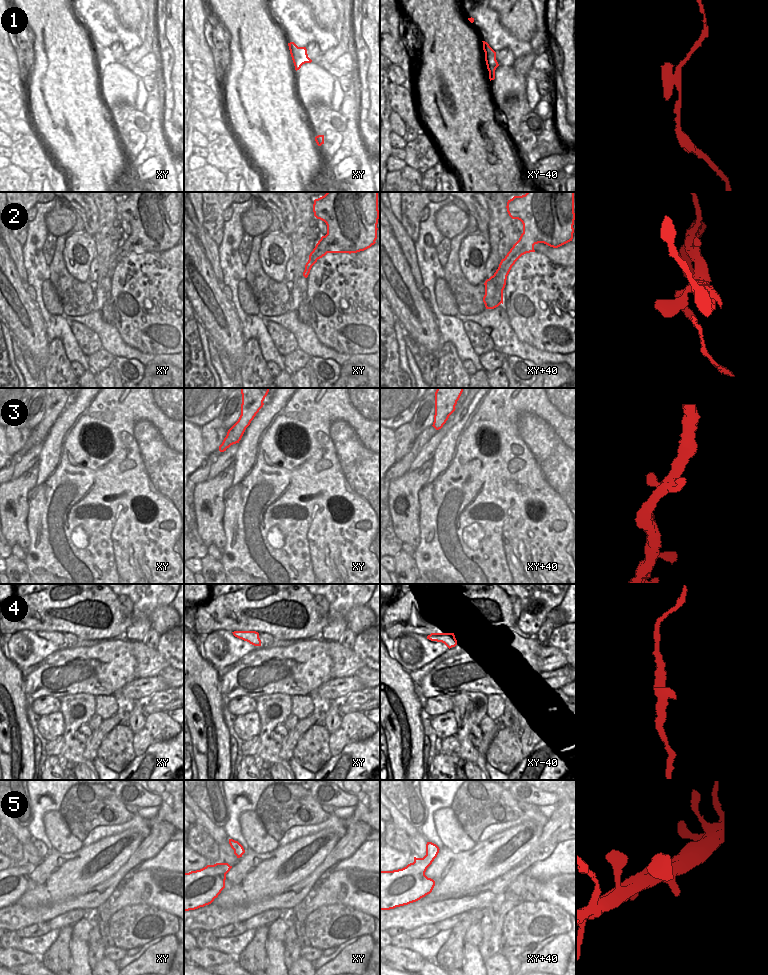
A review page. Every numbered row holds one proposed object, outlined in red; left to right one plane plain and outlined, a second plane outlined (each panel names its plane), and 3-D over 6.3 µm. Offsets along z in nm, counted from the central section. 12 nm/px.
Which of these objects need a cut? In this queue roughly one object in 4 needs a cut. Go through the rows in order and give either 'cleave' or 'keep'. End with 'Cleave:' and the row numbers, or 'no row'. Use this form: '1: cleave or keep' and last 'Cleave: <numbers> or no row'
1: keep
2: keep
3: keep
4: keep
5: keep
Cleave: no row

